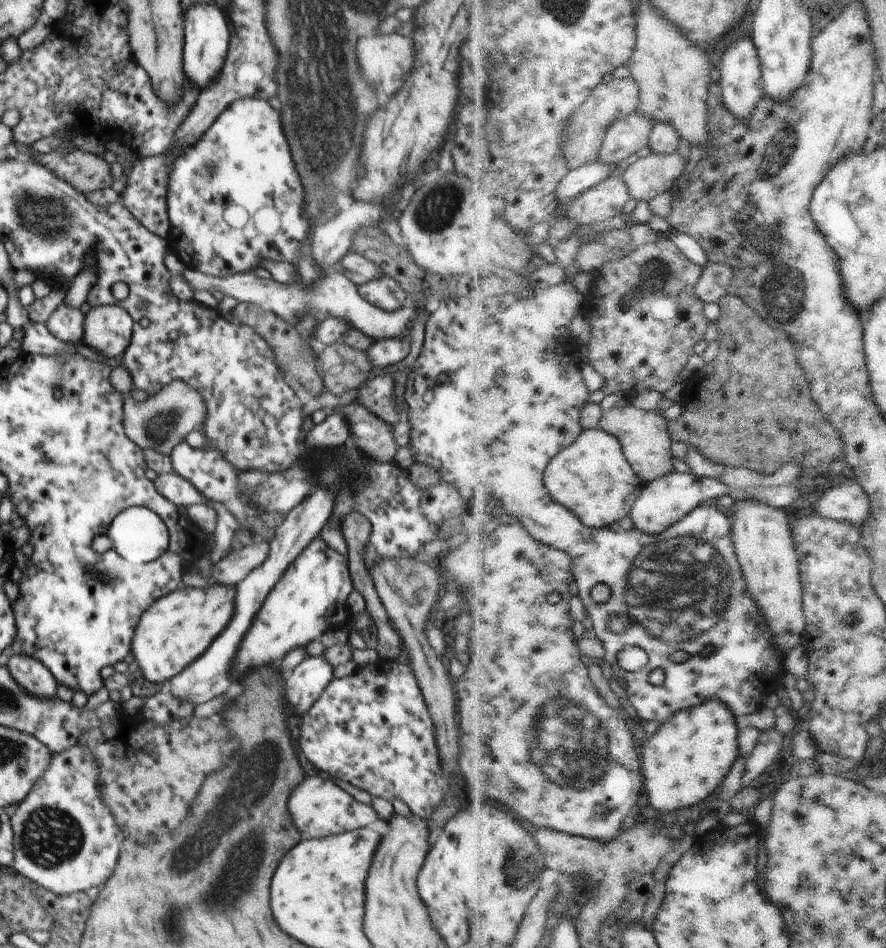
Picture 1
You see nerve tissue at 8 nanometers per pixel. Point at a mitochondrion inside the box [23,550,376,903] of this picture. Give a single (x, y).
(249, 789)

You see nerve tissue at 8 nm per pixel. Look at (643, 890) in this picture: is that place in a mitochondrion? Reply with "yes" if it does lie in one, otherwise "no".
no

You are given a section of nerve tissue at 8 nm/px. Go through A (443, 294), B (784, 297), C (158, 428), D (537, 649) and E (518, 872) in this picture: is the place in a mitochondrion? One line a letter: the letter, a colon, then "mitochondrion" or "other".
A: other
B: mitochondrion
C: mitochondrion
D: other
E: mitochondrion

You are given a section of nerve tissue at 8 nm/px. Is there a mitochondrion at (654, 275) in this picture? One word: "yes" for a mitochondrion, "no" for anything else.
yes

